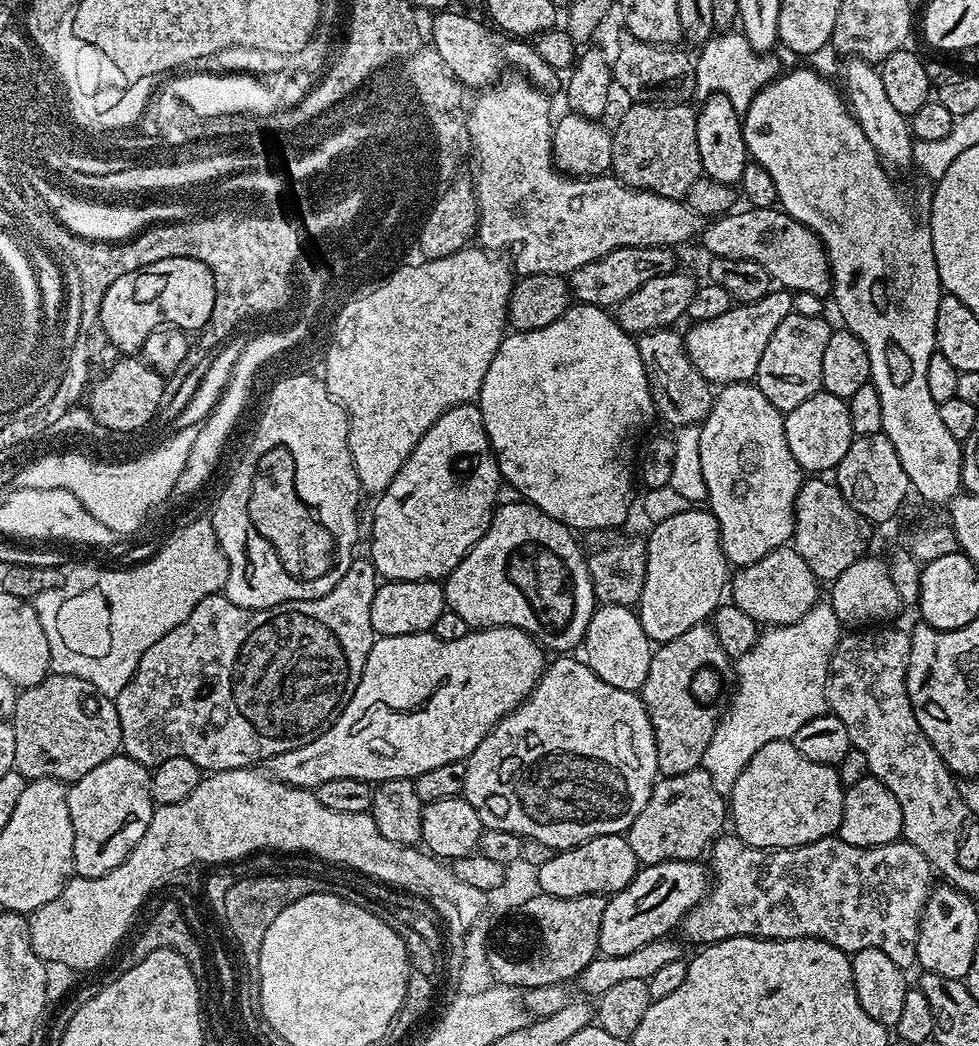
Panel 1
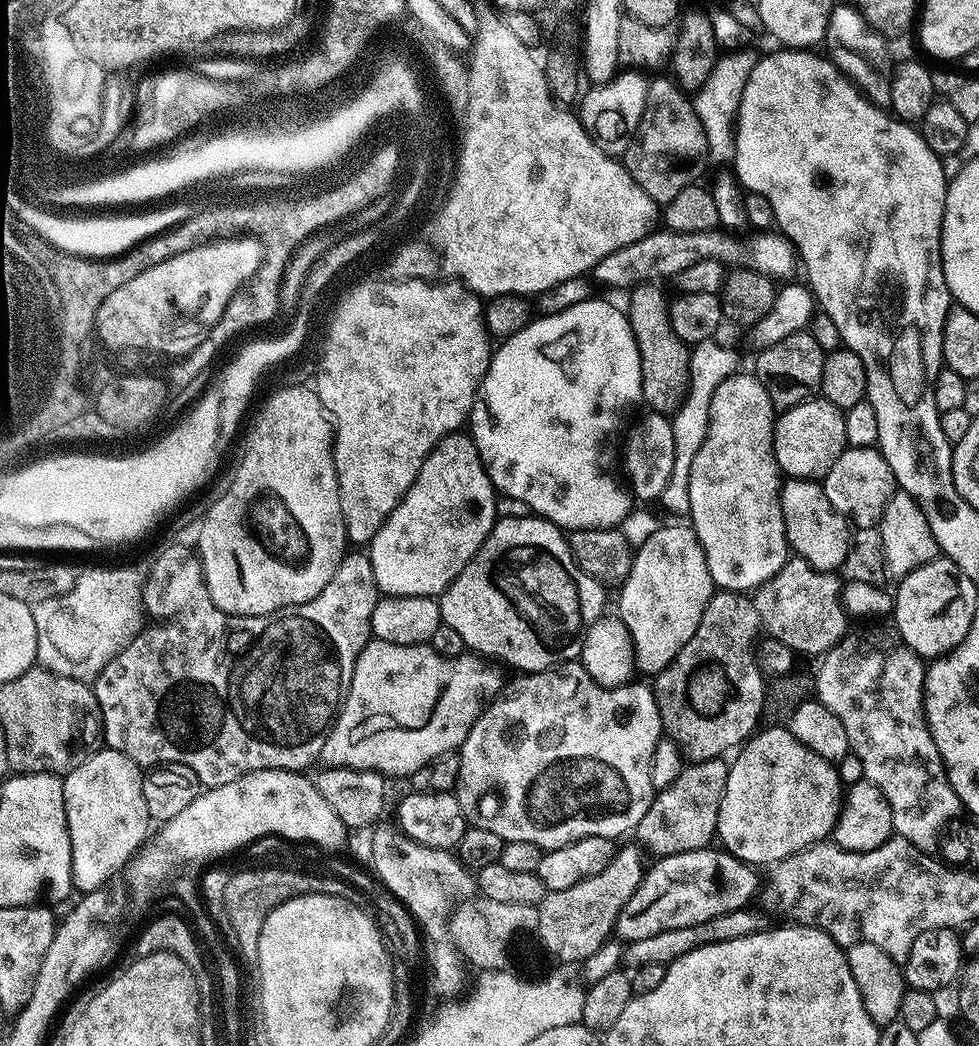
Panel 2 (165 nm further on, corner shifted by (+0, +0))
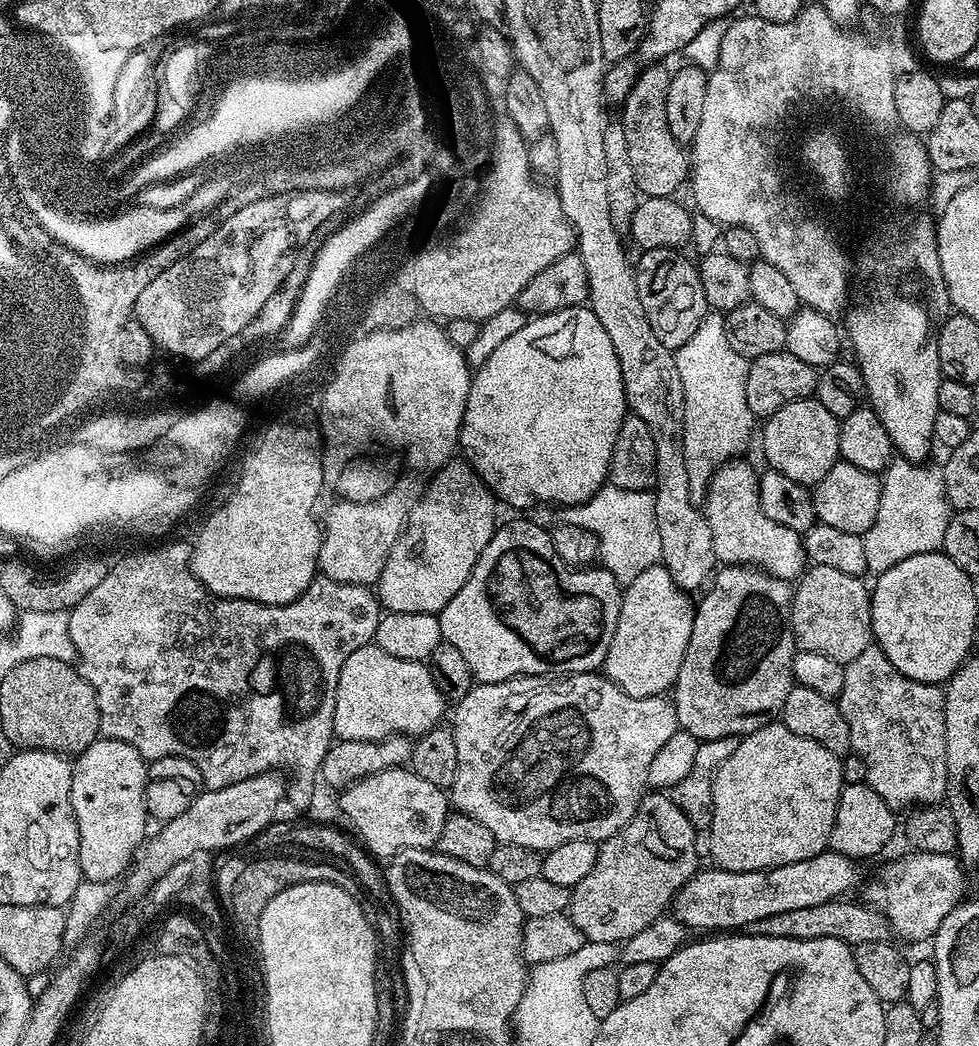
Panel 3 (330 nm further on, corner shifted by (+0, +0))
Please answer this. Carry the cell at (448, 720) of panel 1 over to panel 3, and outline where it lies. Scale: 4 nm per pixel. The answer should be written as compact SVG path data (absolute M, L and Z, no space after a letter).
M375 642L362 646L342 662L342 672L338 674L336 701L334 702L334 726L332 735L336 740L381 740L387 736L415 738L431 728L437 727L444 716L446 701L436 688L432 669L425 661L410 662L406 658L394 658L386 654Z

